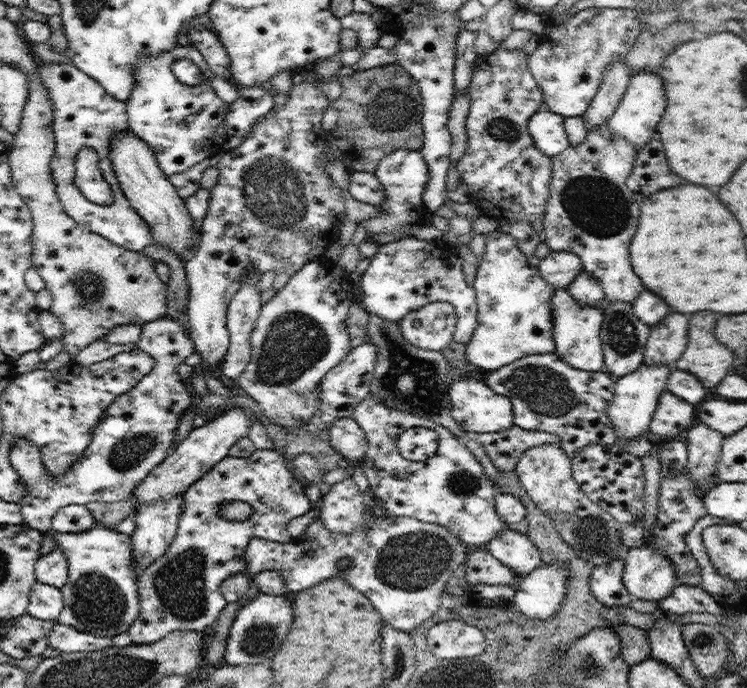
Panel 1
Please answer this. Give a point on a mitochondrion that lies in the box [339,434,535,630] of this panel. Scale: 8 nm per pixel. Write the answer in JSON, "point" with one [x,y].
{"point":[413,560]}

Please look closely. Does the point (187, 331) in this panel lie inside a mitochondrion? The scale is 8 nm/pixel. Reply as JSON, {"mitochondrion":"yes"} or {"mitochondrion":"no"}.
{"mitochondrion":"no"}

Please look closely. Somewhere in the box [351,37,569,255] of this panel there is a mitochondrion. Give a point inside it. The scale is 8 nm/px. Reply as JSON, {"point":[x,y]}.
{"point":[392,109]}

